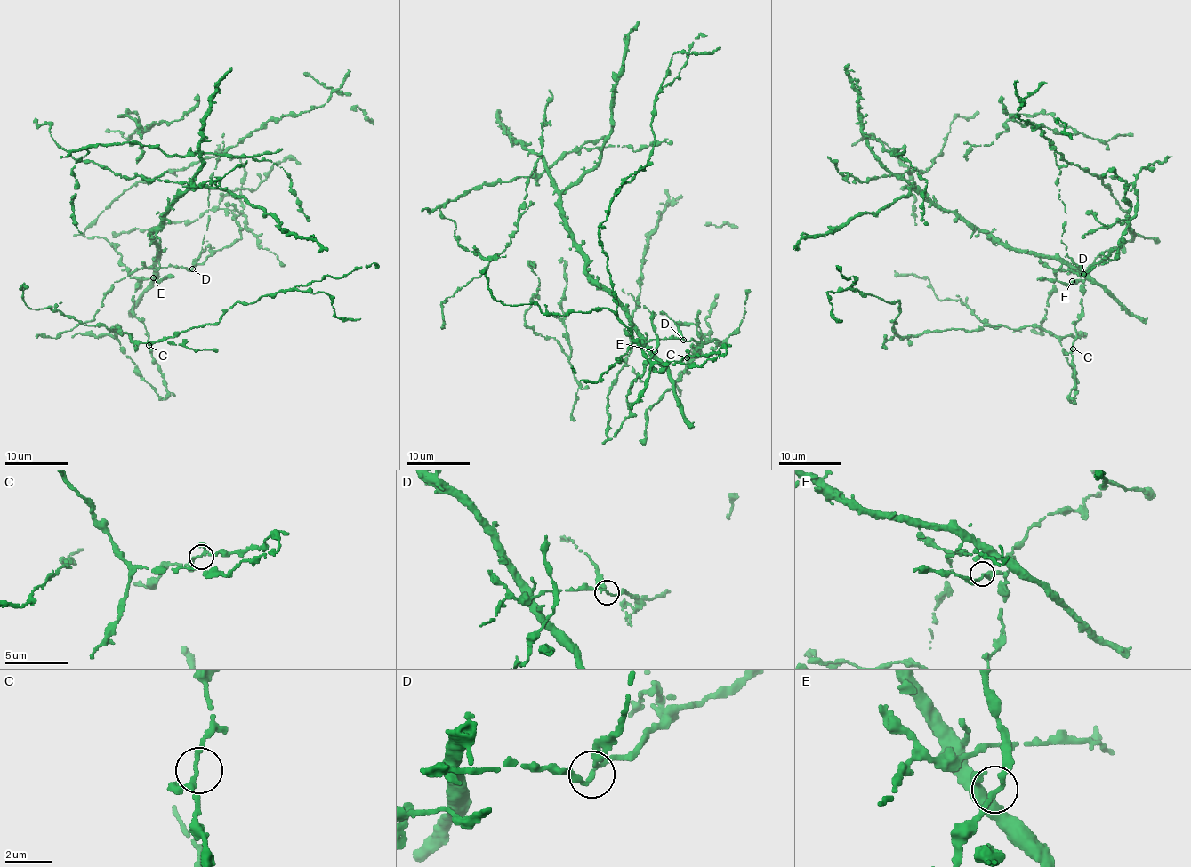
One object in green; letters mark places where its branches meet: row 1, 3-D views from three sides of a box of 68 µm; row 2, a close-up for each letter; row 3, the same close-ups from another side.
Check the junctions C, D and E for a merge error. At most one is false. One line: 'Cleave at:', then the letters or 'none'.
Cleave at: D

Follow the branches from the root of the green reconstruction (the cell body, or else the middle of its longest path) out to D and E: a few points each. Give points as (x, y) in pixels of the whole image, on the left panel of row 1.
D: (148, 345), (145, 326), (132, 310), (138, 278), (153, 277), (153, 265), (158, 260), (160, 267), (192, 268)
E: (148, 345), (148, 334), (144, 323), (134, 315), (132, 297), (138, 278), (153, 277)

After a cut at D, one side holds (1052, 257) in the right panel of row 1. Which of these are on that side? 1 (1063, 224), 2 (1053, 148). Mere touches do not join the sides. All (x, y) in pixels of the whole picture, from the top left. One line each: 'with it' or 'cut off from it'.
1: cut off from it
2: with it

